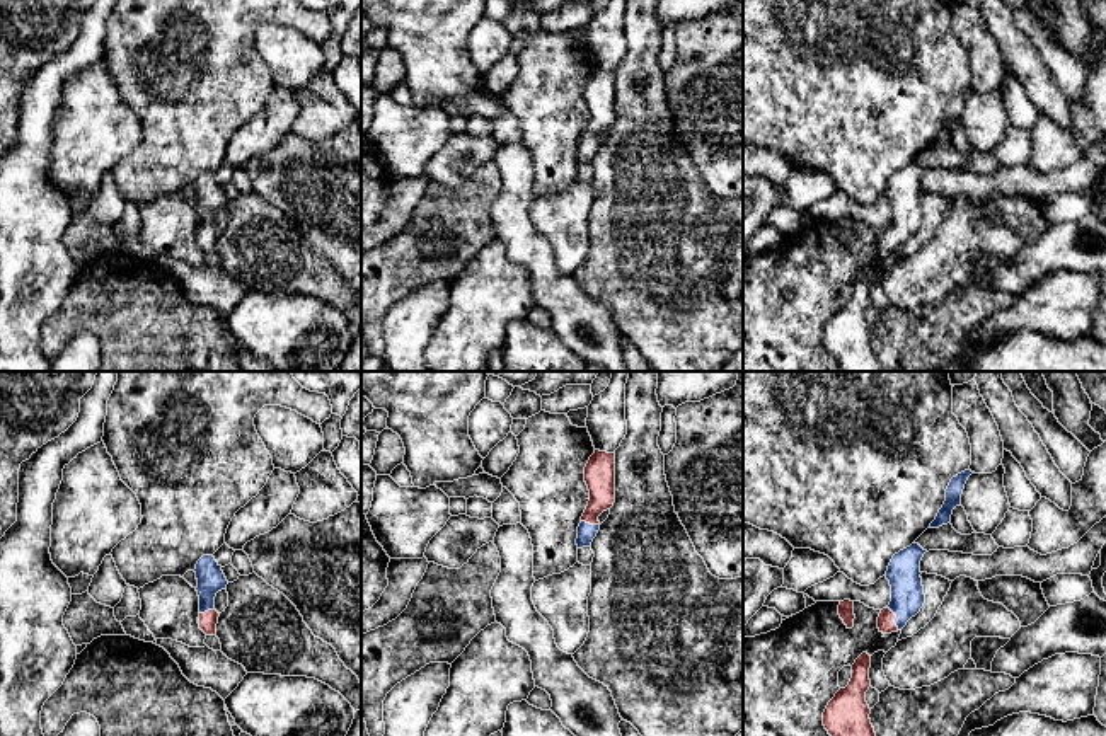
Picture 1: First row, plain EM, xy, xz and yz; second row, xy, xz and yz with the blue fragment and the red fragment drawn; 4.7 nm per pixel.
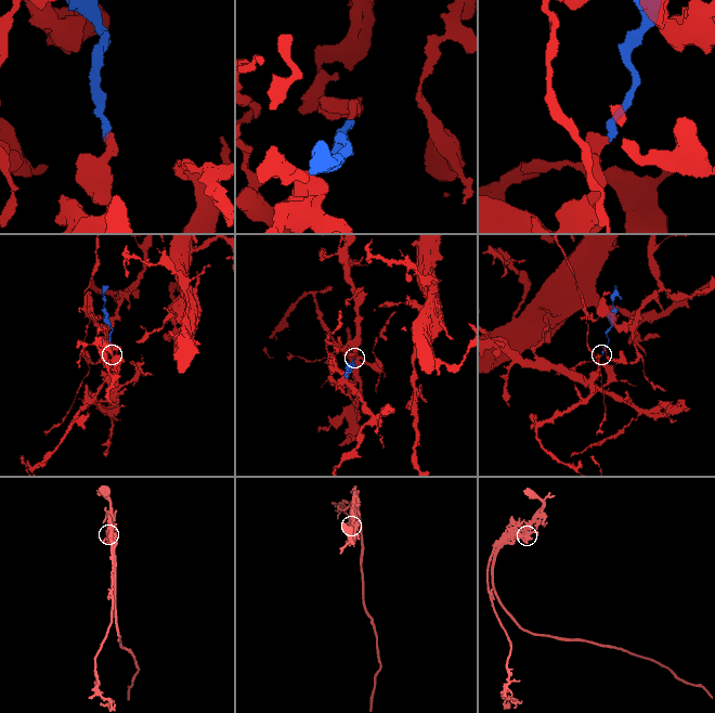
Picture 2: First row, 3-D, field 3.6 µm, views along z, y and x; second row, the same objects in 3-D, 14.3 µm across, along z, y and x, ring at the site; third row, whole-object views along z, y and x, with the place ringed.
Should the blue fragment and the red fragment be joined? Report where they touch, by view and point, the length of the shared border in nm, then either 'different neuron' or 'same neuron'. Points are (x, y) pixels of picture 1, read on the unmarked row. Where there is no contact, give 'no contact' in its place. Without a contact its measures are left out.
yz (895, 237) | 130 nm | same neuron

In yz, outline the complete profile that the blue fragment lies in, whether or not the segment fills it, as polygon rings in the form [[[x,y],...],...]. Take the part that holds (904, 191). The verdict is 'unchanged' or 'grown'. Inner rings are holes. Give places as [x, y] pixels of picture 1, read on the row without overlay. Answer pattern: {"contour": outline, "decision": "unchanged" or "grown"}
{"contour": [[[913,160],[893,174],[886,189],[886,198],[891,204],[891,220],[878,235],[879,250],[891,252],[902,249],[924,225],[925,213],[920,196],[920,179],[925,170]]], "decision": "grown"}

